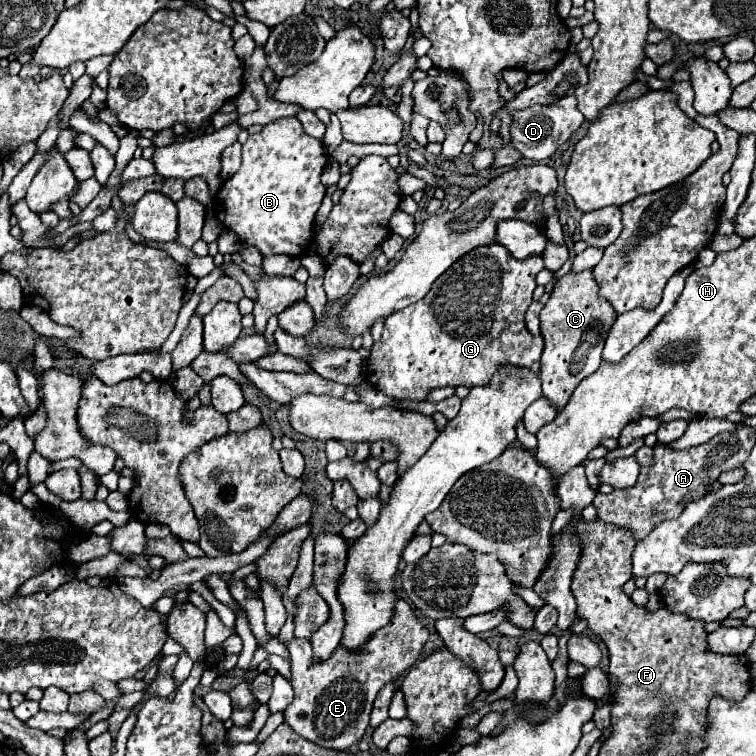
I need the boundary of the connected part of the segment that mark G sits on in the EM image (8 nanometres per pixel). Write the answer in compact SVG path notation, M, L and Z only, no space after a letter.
M482 246L468 252L454 266L450 266L430 288L430 292L416 304L406 306L386 318L382 338L374 342L366 366L366 378L372 386L398 400L424 402L434 388L442 386L484 386L492 380L500 366L524 366L534 374L540 372L540 356L544 350L542 336L526 330L524 314L532 302L536 288L536 274L544 268L540 256L516 260L500 246Z

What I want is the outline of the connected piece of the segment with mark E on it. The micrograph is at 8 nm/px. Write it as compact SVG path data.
M398 600L392 622L378 630L372 640L360 652L346 652L338 648L330 660L312 664L312 646L304 638L290 638L286 646L290 650L294 700L284 712L284 722L302 738L334 750L348 750L358 742L368 728L370 712L378 690L400 678L422 654L422 646L428 640L428 628L416 618L412 608Z

